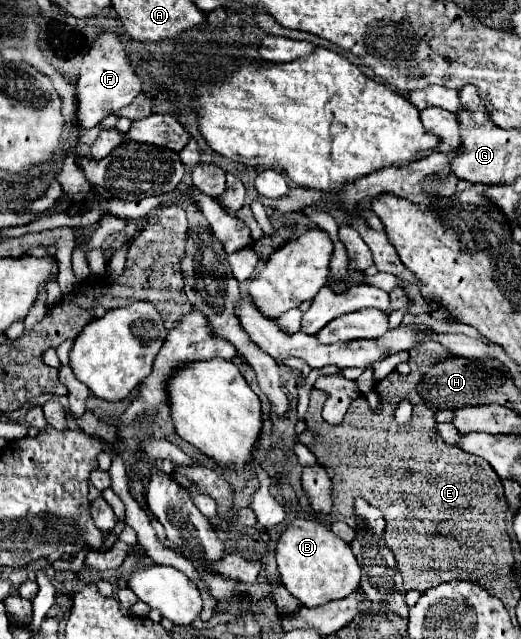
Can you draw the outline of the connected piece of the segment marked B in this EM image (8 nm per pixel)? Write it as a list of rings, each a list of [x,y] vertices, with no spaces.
[[[295,518],[293,522],[289,522],[277,540],[275,558],[281,584],[307,608],[347,598],[359,588],[361,568],[349,544],[317,520]]]

